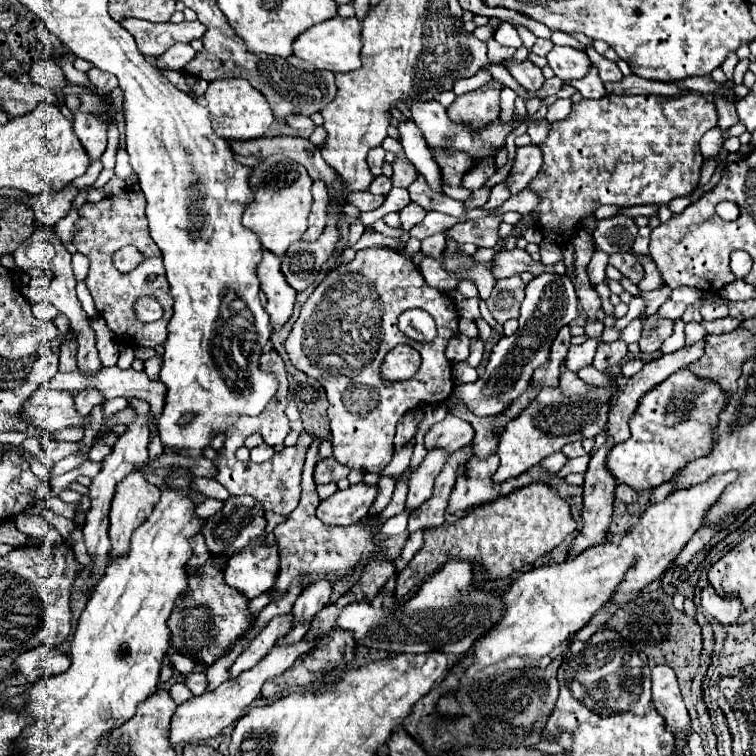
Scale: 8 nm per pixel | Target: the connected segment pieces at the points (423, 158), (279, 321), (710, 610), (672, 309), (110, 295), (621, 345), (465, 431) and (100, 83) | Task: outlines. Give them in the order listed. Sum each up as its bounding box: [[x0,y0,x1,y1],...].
[[397,120,443,192],[257,250,295,328],[701,586,743,626],[657,300,685,320],[73,190,173,348],[593,340,627,372],[425,414,473,452],[87,68,117,90]]

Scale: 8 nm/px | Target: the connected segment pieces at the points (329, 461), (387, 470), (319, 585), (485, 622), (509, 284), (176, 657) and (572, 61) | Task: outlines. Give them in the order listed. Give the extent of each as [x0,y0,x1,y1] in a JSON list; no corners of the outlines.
[[313,456,349,484],[380,444,414,476],[291,582,331,626],[339,560,503,656],[487,276,525,324],[169,652,195,674],[547,46,591,82]]

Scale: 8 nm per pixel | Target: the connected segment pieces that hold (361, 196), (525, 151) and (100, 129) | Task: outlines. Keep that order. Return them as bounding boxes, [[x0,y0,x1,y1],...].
[[347,192,385,212],[509,144,543,194],[65,94,107,160]]

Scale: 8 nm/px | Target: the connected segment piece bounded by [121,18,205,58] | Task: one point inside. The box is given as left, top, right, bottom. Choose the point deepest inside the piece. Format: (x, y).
(153, 39)

